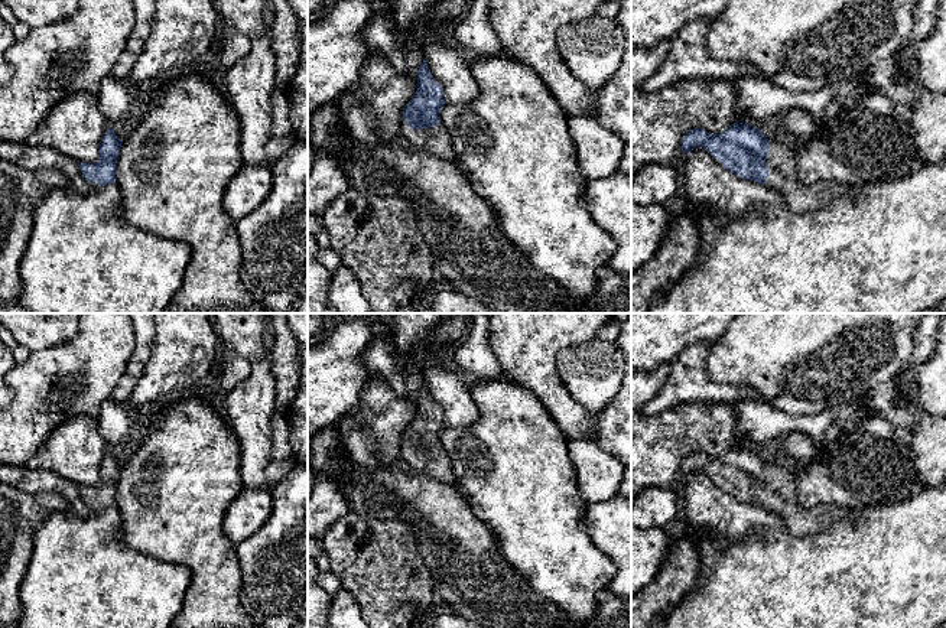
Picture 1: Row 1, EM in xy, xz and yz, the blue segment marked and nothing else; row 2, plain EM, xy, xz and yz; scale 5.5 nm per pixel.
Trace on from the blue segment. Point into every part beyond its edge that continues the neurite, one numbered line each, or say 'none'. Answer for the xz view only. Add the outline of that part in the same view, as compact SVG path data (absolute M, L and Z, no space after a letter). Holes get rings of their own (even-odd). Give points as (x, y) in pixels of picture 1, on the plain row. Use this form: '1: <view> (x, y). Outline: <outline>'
1: xz (436, 464). Outline: M442 446L433 449L432 452L423 452L423 453L404 450L402 453L402 459L404 459L419 472L423 472L439 482L445 482L449 485L454 485L455 482L451 459Z

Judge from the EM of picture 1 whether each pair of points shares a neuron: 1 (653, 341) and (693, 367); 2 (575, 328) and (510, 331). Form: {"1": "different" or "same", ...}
{"1": "different", "2": "same"}

